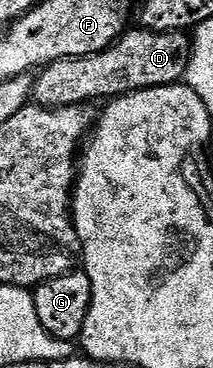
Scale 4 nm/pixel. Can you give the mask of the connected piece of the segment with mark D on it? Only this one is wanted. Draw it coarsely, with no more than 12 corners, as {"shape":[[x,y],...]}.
{"shape":[[128,29],[100,54],[60,58],[40,106],[82,106],[184,81],[192,39]]}

